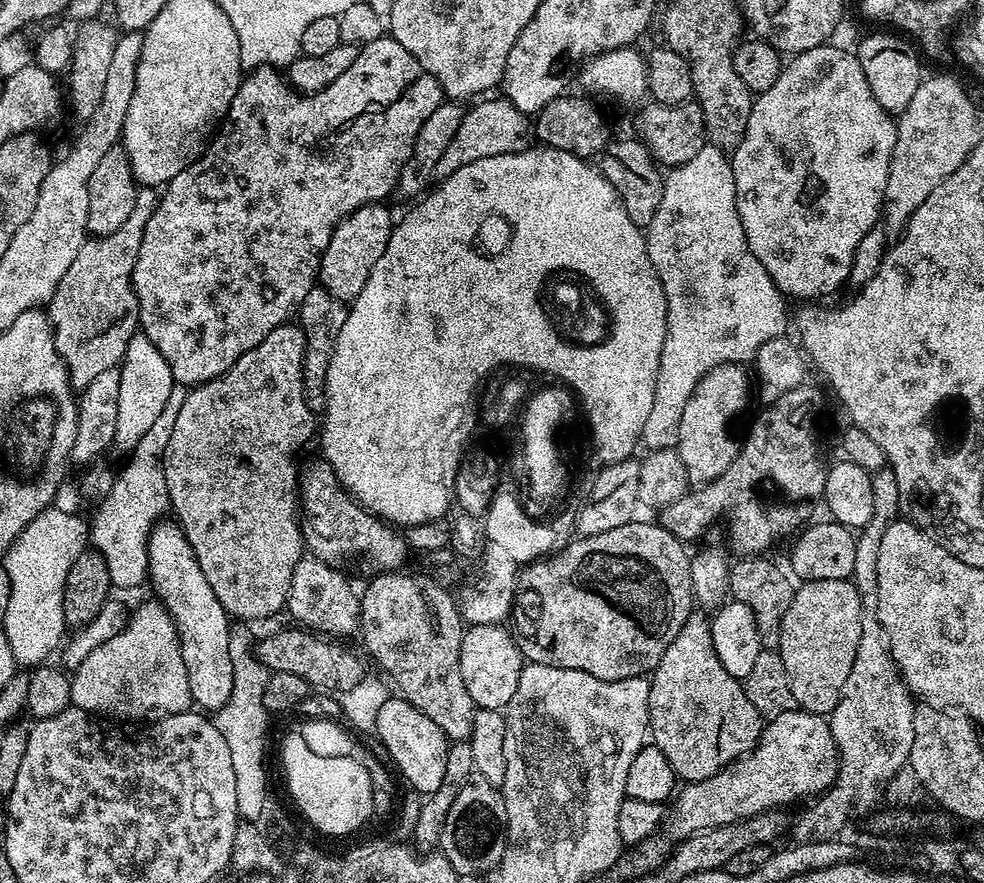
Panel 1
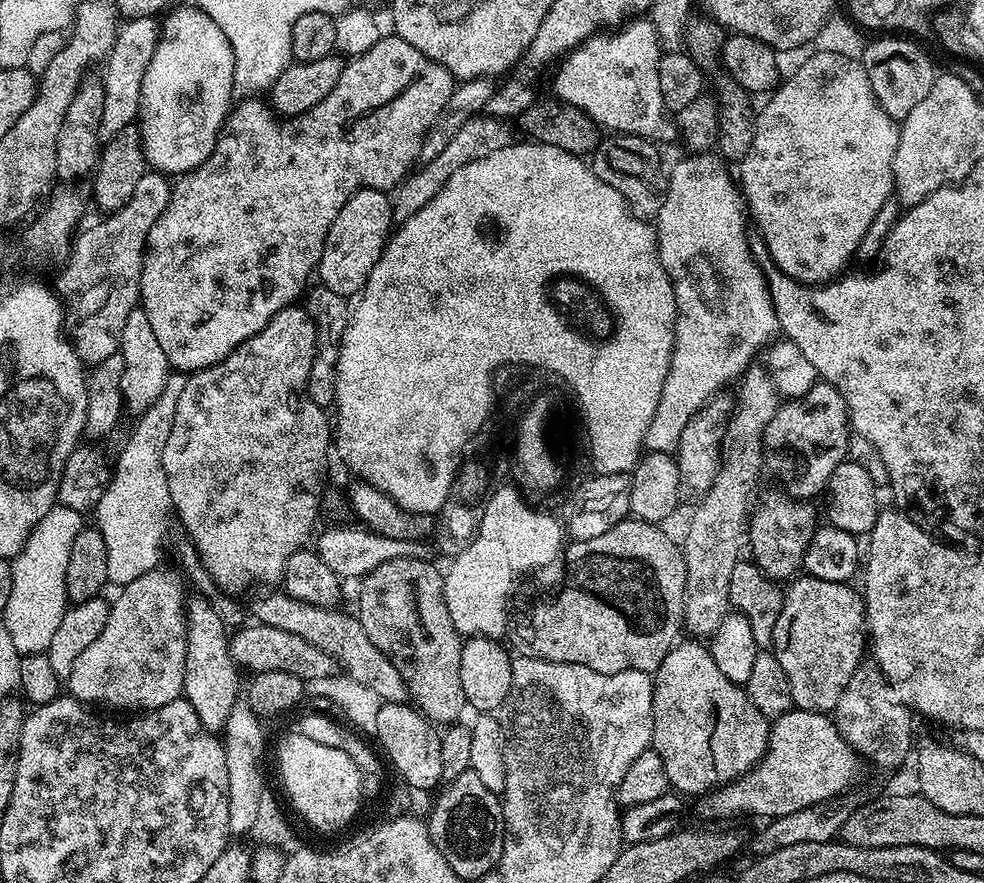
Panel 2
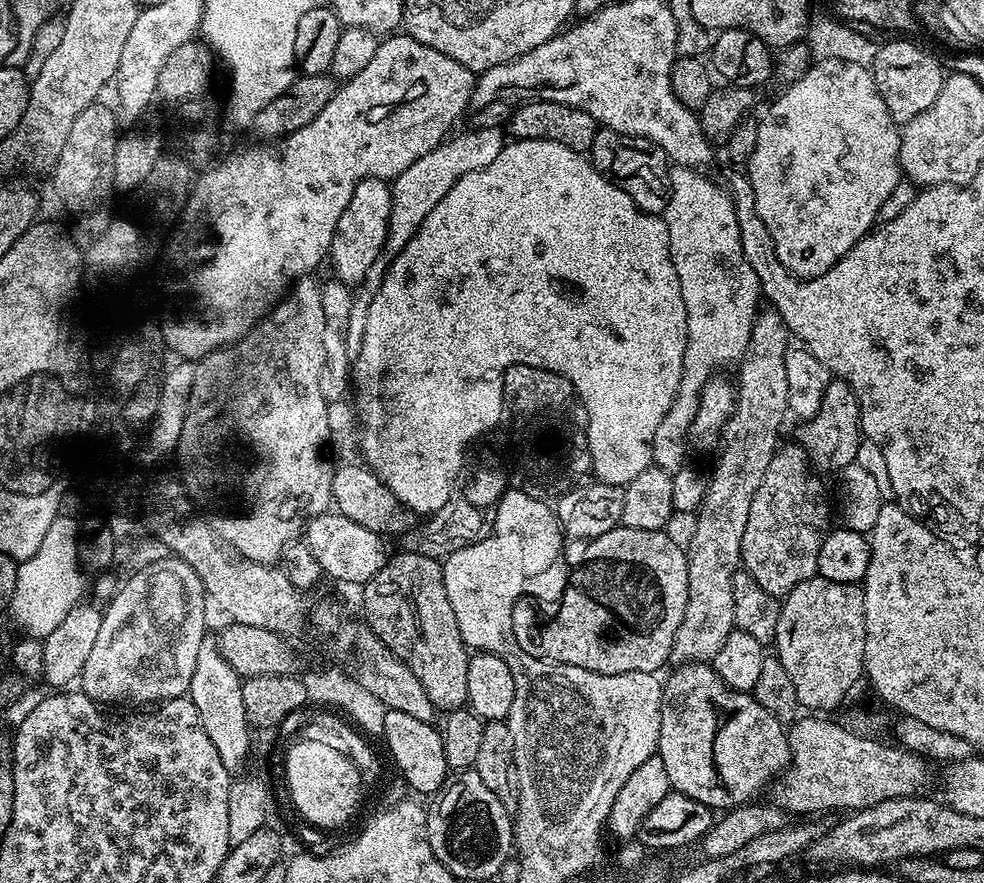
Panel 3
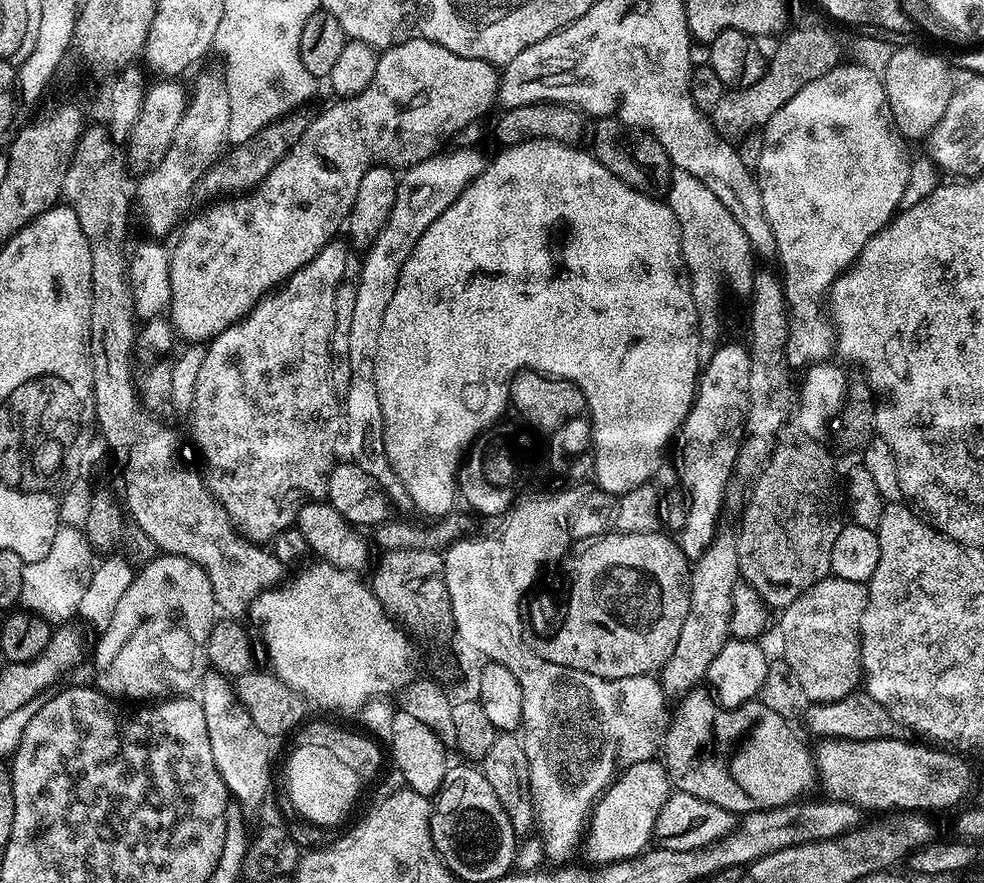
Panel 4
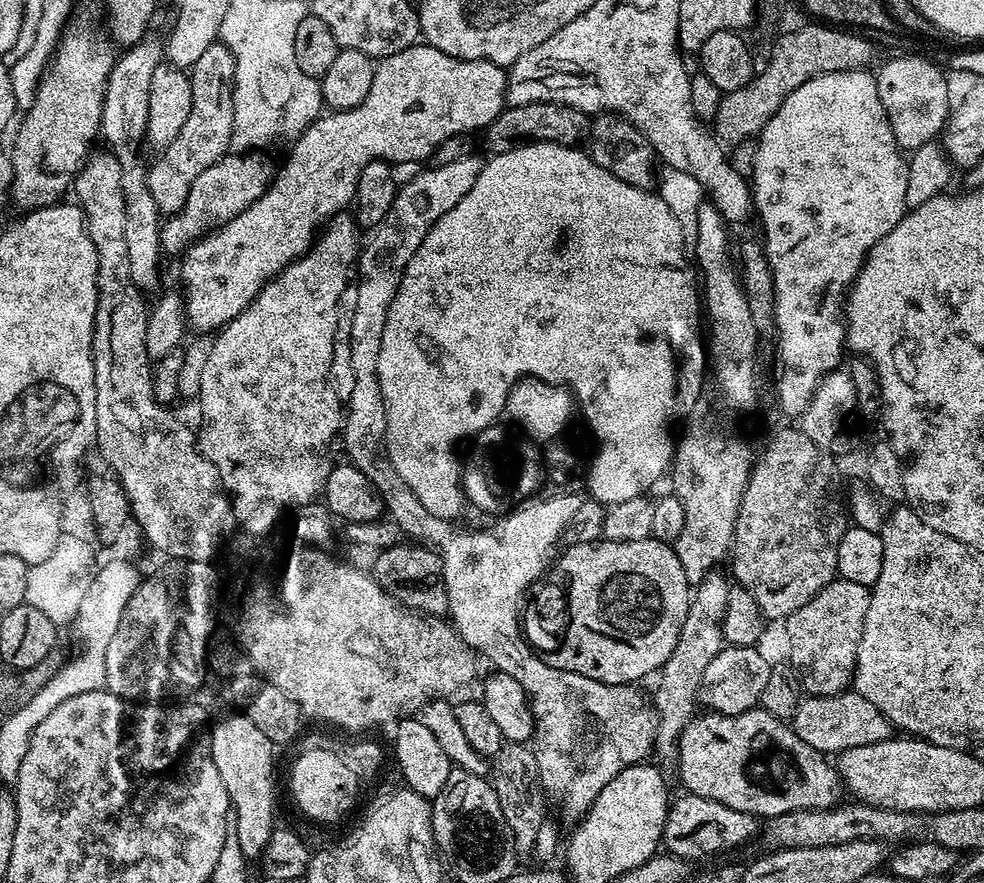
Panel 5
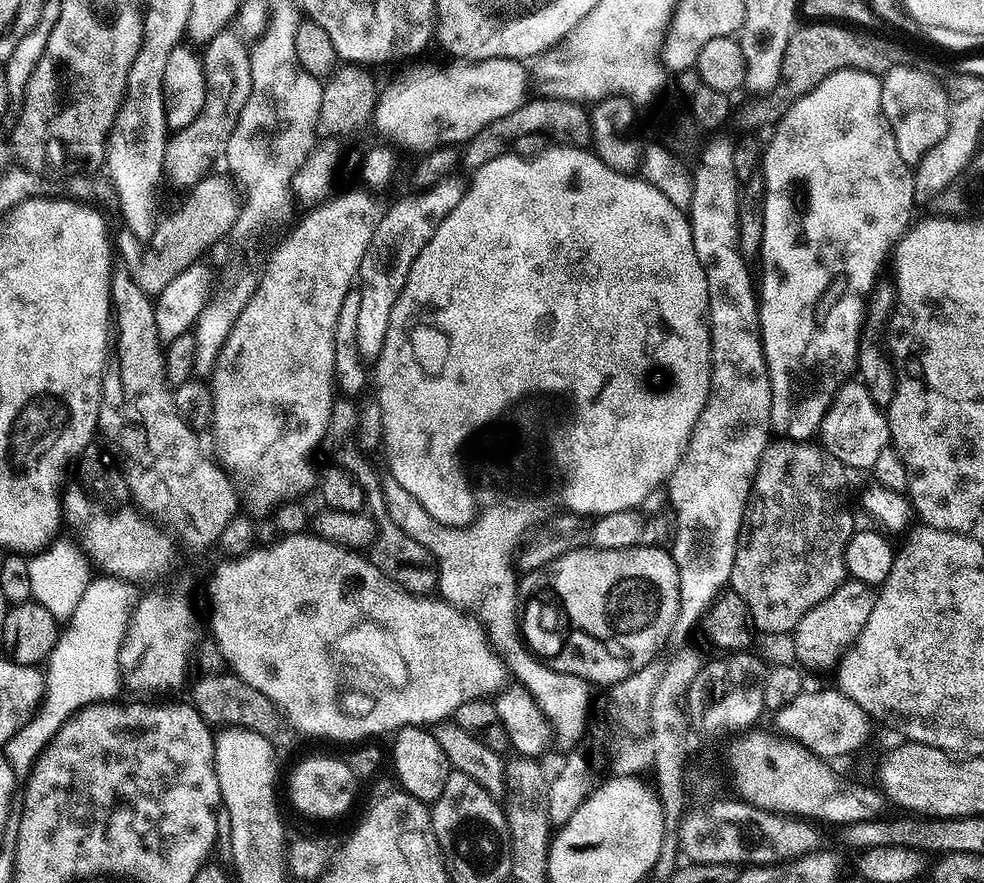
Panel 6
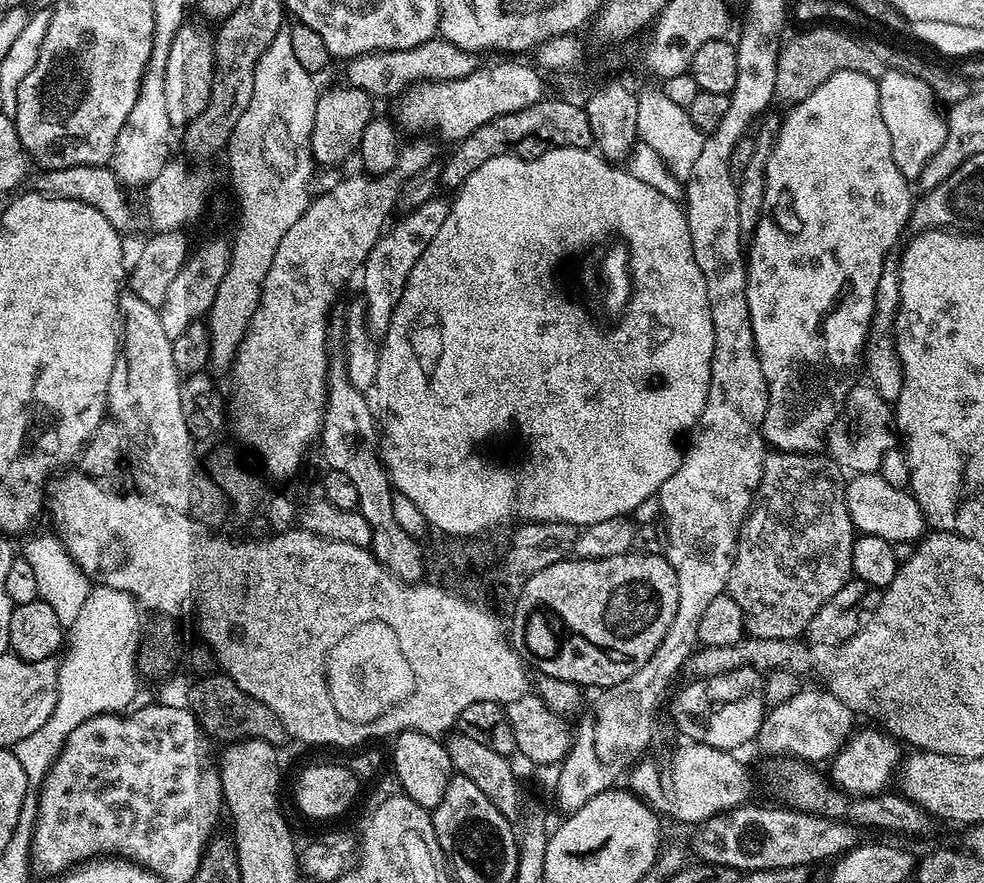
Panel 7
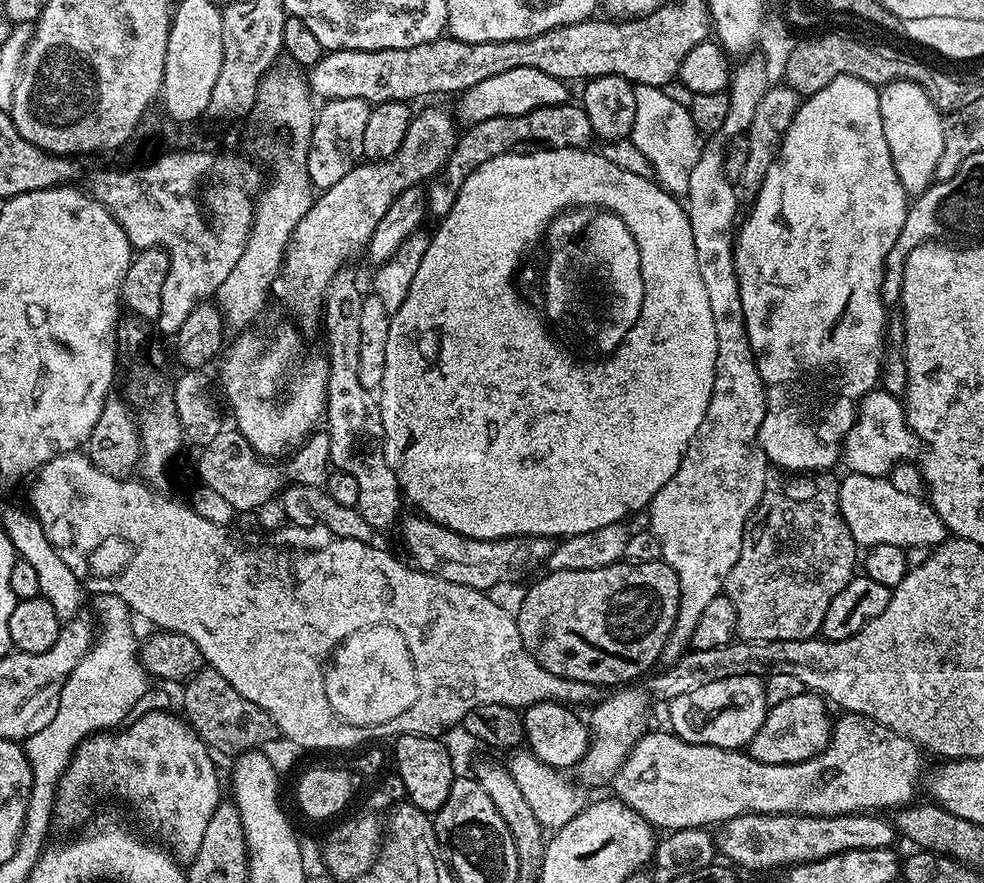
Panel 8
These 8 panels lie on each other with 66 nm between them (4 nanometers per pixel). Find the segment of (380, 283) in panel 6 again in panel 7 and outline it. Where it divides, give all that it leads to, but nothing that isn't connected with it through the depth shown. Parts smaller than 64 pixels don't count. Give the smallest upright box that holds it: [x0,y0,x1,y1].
[362,199,450,334]

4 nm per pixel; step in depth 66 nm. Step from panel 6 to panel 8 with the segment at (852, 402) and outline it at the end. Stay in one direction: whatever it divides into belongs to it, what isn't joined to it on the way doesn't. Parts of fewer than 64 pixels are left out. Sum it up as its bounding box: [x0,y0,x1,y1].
[843,390,922,477]

